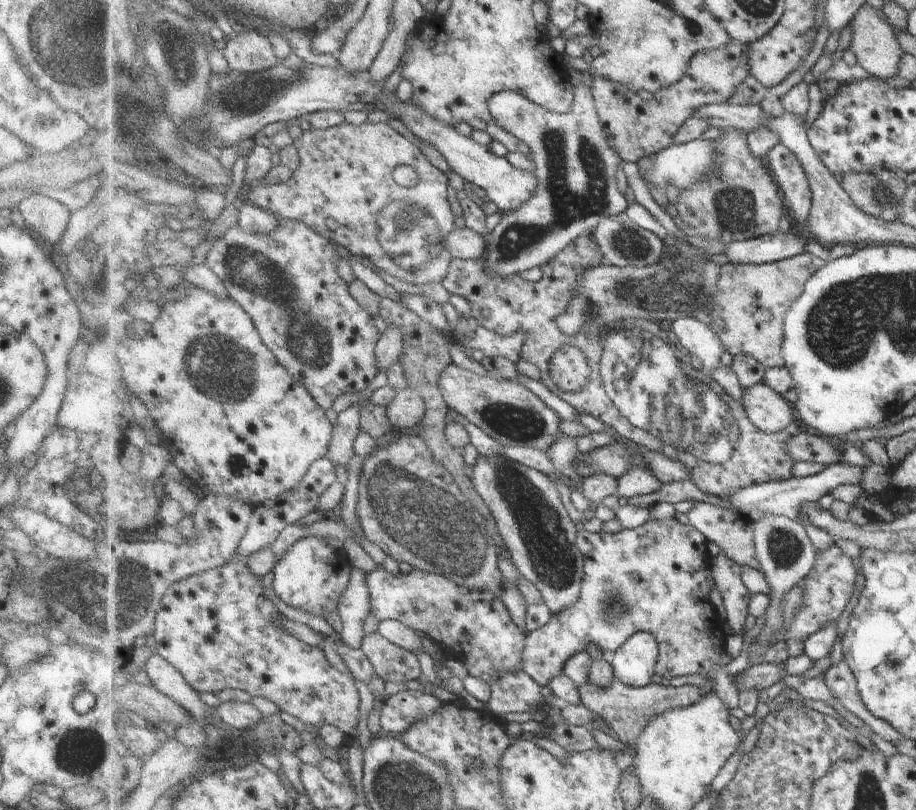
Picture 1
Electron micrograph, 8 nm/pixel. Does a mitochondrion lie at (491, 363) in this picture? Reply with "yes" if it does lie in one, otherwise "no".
no

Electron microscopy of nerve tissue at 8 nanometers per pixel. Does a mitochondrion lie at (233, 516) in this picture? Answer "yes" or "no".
no

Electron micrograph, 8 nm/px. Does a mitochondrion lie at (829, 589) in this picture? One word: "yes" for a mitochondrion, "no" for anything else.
no

